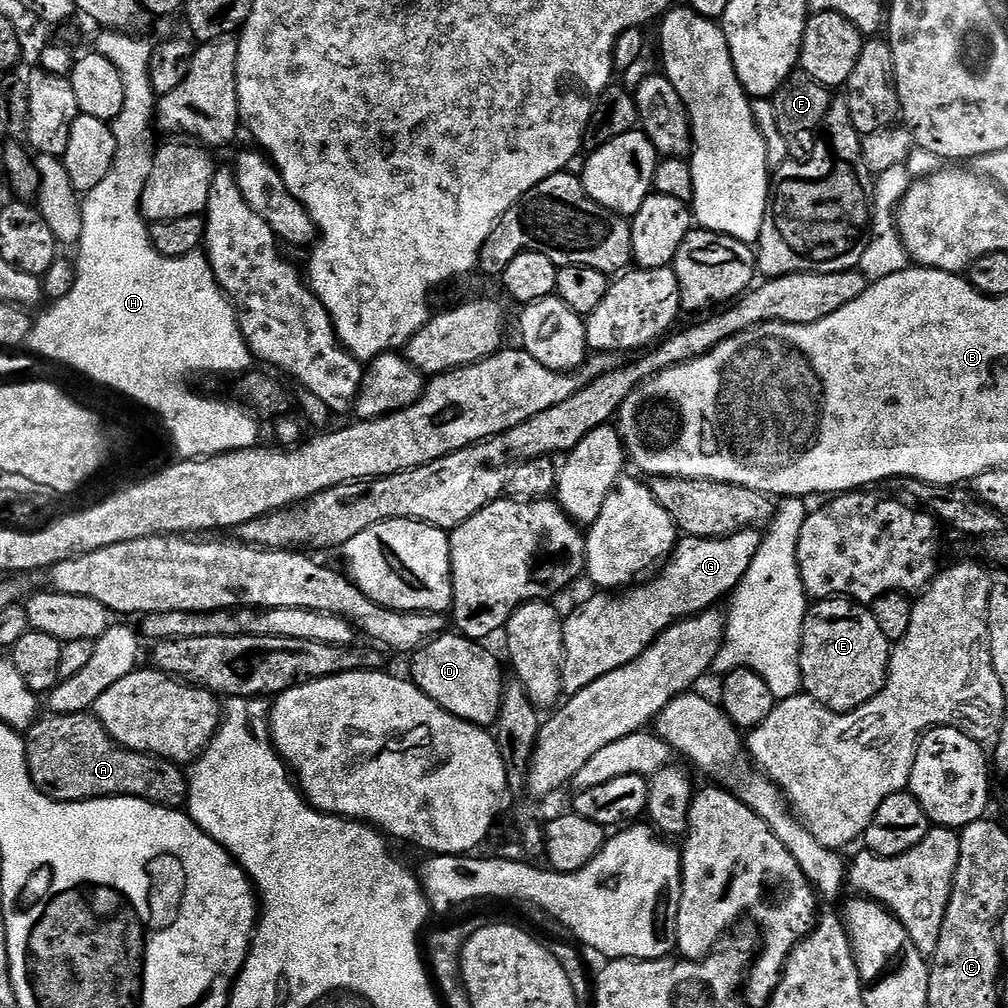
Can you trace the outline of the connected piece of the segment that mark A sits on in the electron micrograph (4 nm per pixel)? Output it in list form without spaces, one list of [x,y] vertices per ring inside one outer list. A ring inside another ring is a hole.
[[[79,712],[65,716],[49,715],[26,732],[28,745],[28,773],[33,786],[51,800],[73,804],[79,800],[104,800],[108,796],[129,796],[157,804],[163,808],[183,809],[188,802],[188,778],[185,769],[171,760],[123,748],[102,726],[95,714]]]

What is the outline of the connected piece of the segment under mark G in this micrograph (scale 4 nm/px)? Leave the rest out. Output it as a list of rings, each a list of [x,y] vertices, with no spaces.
[[[747,528],[732,536],[723,536],[713,540],[684,536],[673,548],[672,555],[663,561],[662,567],[659,569],[660,576],[653,575],[647,582],[637,583],[619,594],[596,594],[600,596],[578,605],[569,616],[563,617],[565,654],[562,673],[563,691],[568,694],[577,692],[590,686],[590,682],[598,682],[598,678],[602,678],[622,666],[632,664],[634,658],[642,655],[644,649],[649,648],[676,621],[687,620],[688,617],[697,616],[700,612],[715,609],[719,605],[716,603],[723,596],[731,597],[742,582],[743,576],[750,569],[750,564],[754,560],[755,554],[758,553],[761,539],[761,533],[754,528]]]

